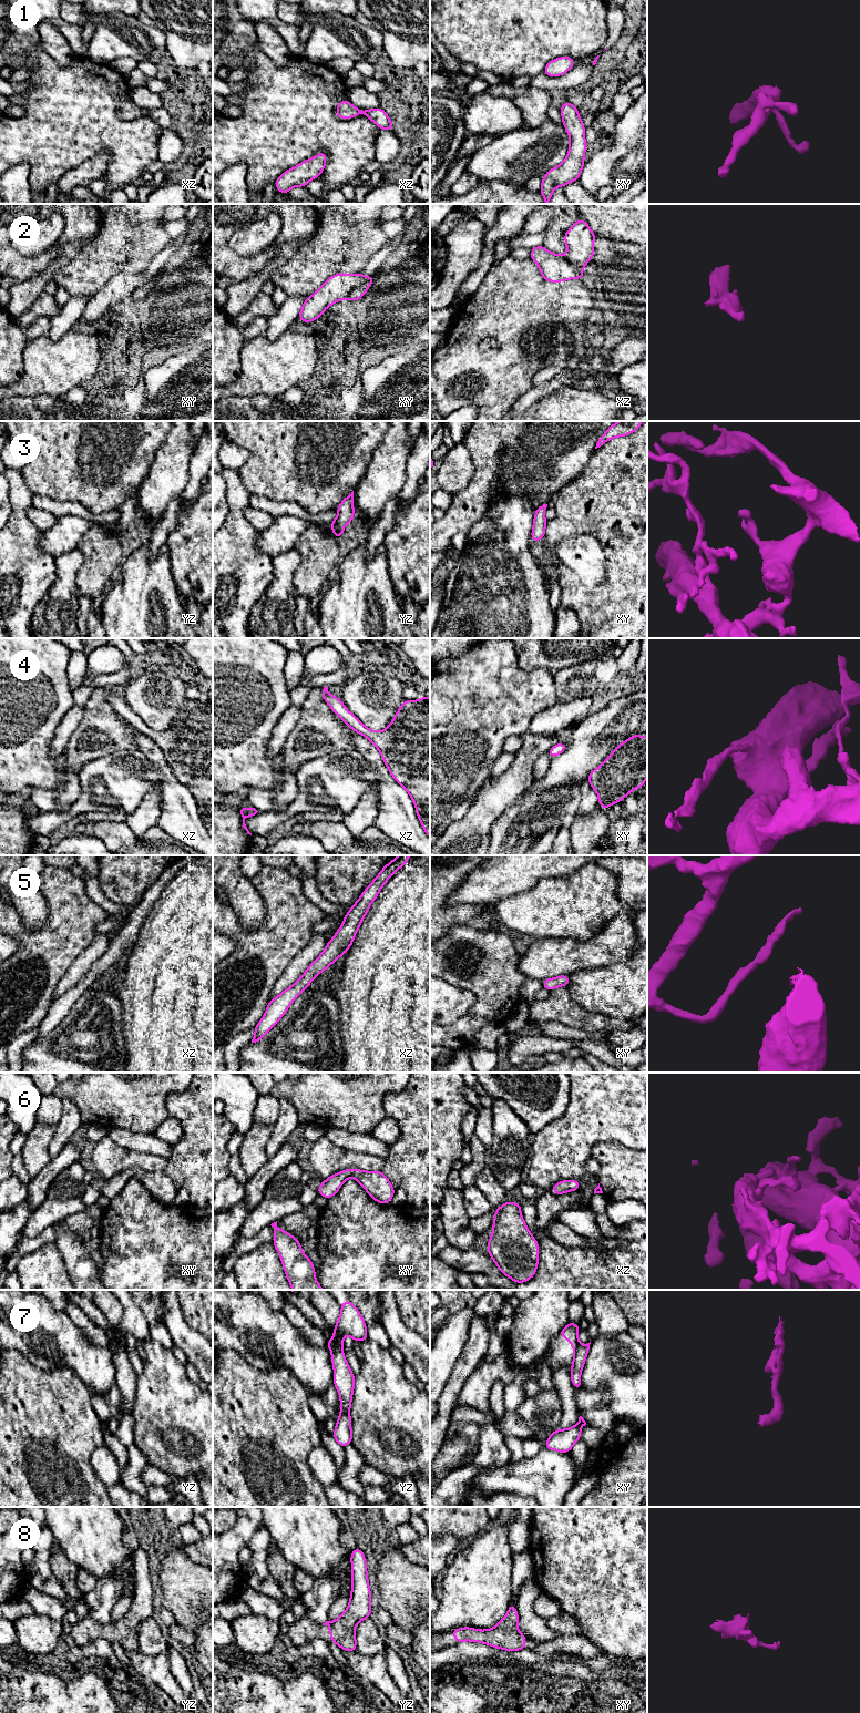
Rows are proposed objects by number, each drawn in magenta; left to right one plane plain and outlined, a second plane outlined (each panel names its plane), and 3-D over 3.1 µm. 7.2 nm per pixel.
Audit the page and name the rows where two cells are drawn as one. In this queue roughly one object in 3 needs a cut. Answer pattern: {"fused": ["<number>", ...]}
{"fused": ["2", "7"]}

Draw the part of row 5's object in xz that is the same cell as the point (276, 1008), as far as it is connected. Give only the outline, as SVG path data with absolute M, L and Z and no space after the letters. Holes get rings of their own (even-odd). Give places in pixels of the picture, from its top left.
M399 855L383 866L376 879L361 893L358 901L345 914L342 925L326 944L324 952L309 965L295 984L269 1001L263 1018L254 1028L255 1035L252 1043L259 1042L279 1022L296 997L308 988L310 982L349 951L371 903L376 900L385 883L409 860L410 855Z

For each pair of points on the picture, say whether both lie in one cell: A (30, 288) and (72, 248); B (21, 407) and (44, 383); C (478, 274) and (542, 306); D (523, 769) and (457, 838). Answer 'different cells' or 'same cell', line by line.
A: same cell
B: different cells
C: different cells
D: same cell

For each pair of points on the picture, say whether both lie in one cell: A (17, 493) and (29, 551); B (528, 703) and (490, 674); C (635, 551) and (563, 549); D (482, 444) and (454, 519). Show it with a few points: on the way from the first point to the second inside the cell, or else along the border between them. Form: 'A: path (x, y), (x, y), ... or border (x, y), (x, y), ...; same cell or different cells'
A: path (19, 508), (20, 536); same cell
B: path (519, 694), (499, 674); same cell
C: border (582, 533), (599, 541), (606, 575); different cells
D: path (482, 463), (482, 491), (471, 503); same cell

